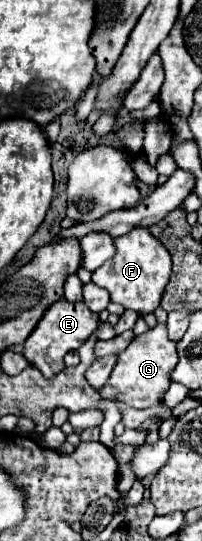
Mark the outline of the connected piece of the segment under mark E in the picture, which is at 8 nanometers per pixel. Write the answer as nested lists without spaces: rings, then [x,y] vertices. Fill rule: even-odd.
[[[60,299],[44,313],[32,335],[26,339],[22,355],[30,365],[40,369],[44,377],[54,377],[64,369],[64,355],[68,351],[76,351],[84,341],[88,341],[92,331],[98,329],[98,321],[98,313],[92,313],[86,303],[70,303],[66,299]]]

